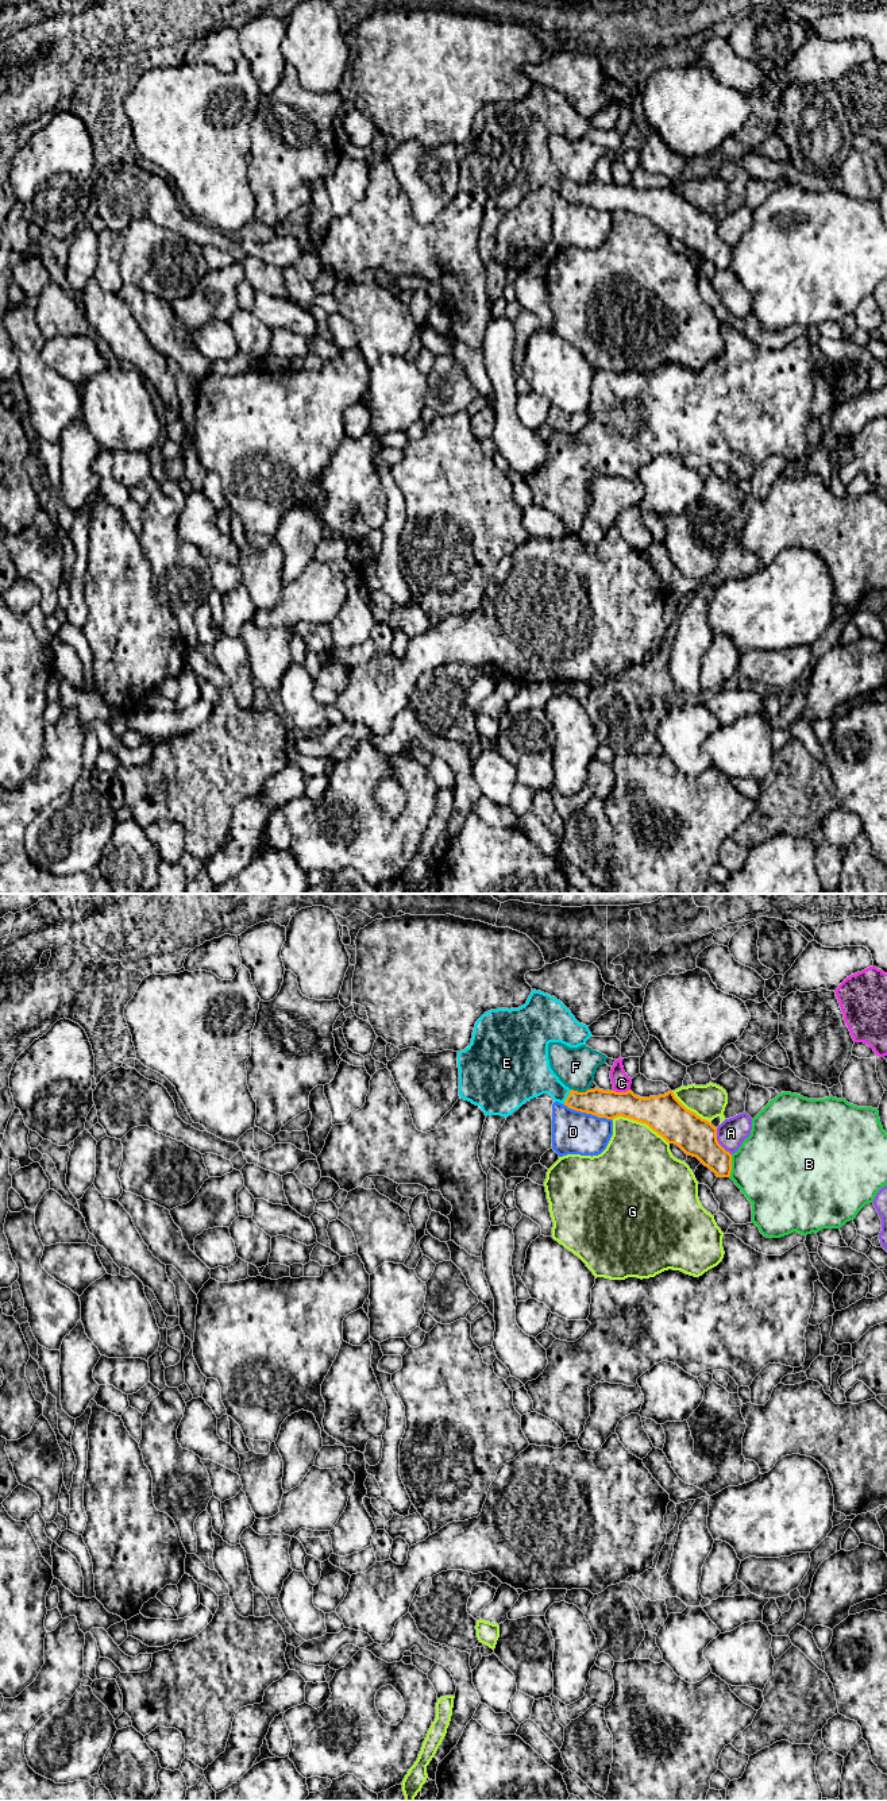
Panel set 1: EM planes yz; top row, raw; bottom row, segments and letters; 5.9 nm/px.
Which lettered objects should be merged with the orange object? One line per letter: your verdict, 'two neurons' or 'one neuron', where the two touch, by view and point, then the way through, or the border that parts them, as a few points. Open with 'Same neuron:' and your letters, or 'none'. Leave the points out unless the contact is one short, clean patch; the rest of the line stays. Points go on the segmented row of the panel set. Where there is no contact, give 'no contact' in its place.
Same neuron: E
A: two neurons; contact yz (717, 1141)
B: two neurons; contact yz (731, 1165)
C: two neurons; contact yz (621, 1092)
D: two neurons; contact yz (587, 1113); border yz (563, 1105), (612, 1121)
E: one neuron; contact yz (567, 1096); way yz (597, 1102), (579, 1102), (567, 1096), (550, 1083), (531, 1076)
F: two neurons; contact yz (581, 1092)
G: two neurons; contact yz (640, 1121)

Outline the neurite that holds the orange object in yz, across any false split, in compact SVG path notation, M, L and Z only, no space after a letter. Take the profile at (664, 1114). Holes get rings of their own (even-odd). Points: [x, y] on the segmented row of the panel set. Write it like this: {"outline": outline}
{"outline": "M532 990L524 1006L510 1010L490 1010L477 1021L471 1044L464 1050L458 1052L459 1096L479 1106L486 1117L508 1118L527 1100L549 1094L555 1102L575 1111L612 1121L624 1117L645 1123L668 1144L675 1144L686 1154L697 1157L717 1177L729 1177L732 1154L718 1144L717 1127L687 1110L672 1091L649 1098L640 1098L630 1090L616 1092L594 1088L578 1092L559 1080L549 1067L548 1044L562 1042L570 1048L578 1048L585 1045L590 1037L589 1027L579 1023L560 1000Z"}

